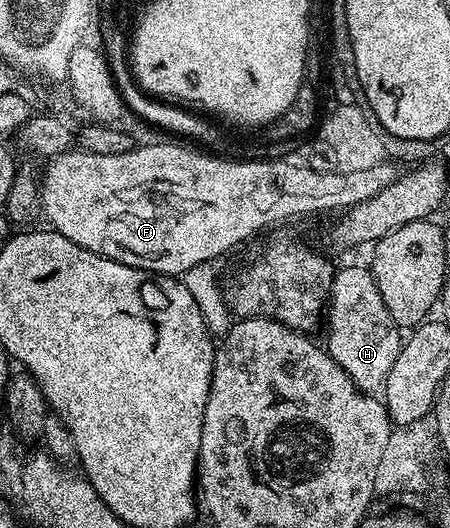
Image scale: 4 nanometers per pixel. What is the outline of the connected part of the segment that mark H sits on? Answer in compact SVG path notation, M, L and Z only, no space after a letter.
M344 266L332 275L332 287L328 293L326 307L326 326L328 322L328 354L354 380L359 390L376 392L383 387L386 376L390 376L390 368L394 368L394 360L398 360L398 352L402 345L402 330L390 316L386 303L382 300L382 292L378 292L378 284L374 280L371 269L364 266Z

